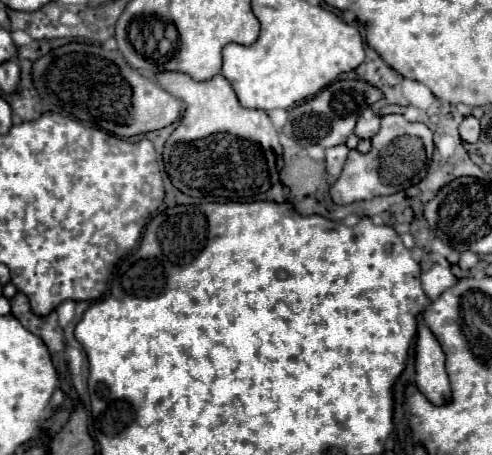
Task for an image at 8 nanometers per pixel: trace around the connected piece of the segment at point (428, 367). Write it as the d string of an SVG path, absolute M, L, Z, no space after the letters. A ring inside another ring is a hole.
M418 324L416 342L416 386L436 406L450 402L450 382L444 370L444 352L434 334Z

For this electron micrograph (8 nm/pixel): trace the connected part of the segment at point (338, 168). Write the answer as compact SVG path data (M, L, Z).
M334 146L334 148L328 148L326 150L326 170L328 174L336 180L346 164L346 158L348 158L348 146Z

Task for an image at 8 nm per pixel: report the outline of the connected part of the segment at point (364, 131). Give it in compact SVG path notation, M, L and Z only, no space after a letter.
M364 110L356 124L356 136L358 138L372 138L380 130L380 116L376 116L372 110Z

